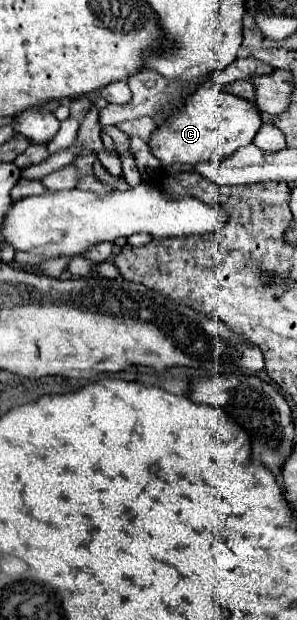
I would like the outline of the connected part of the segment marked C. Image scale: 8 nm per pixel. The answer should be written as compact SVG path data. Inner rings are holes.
M202 84L186 98L184 106L176 112L176 116L172 116L166 124L162 124L154 130L154 134L150 138L150 148L152 148L152 154L162 162L162 166L196 164L196 162L222 162L226 156L234 154L236 148L248 146L254 140L260 126L262 126L262 116L260 116L260 110L256 108L254 102L244 100L234 94L226 94L220 88L214 88L210 84Z

